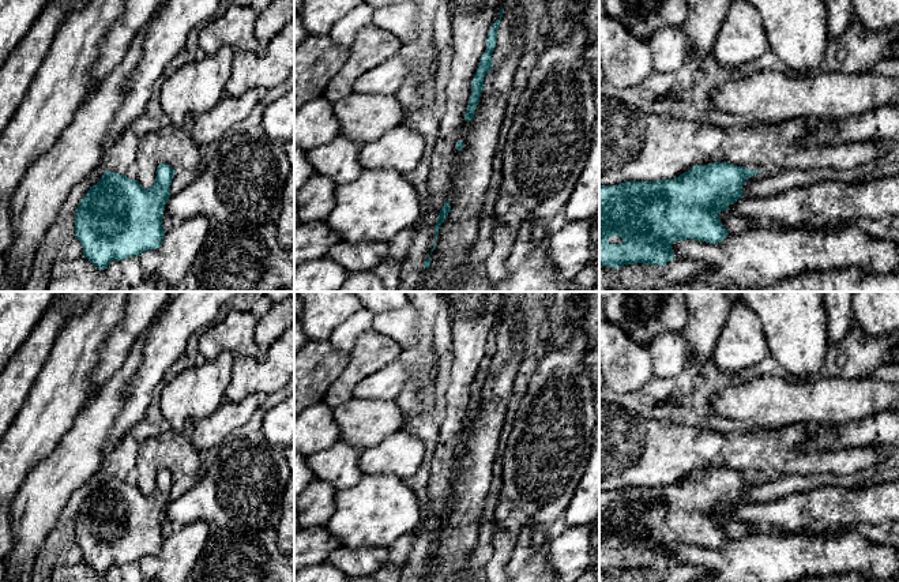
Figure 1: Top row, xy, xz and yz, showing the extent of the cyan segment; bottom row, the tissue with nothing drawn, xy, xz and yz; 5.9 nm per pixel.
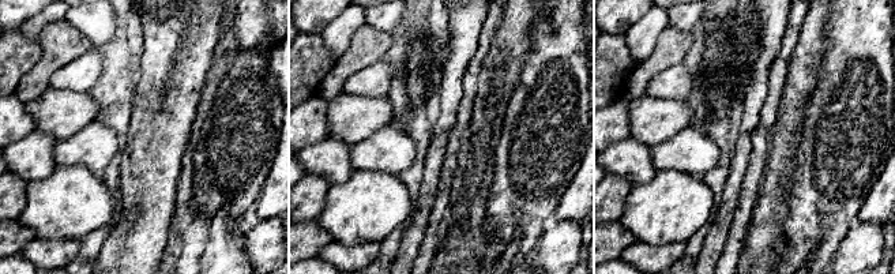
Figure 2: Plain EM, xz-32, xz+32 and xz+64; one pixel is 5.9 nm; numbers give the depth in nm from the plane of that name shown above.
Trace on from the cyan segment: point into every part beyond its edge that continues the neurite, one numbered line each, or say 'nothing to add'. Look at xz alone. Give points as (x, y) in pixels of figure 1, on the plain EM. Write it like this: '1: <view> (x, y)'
nothing to add

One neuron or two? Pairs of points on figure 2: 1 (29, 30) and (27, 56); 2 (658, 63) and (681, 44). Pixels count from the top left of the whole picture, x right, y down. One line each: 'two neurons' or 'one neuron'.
1: two neurons
2: one neuron

